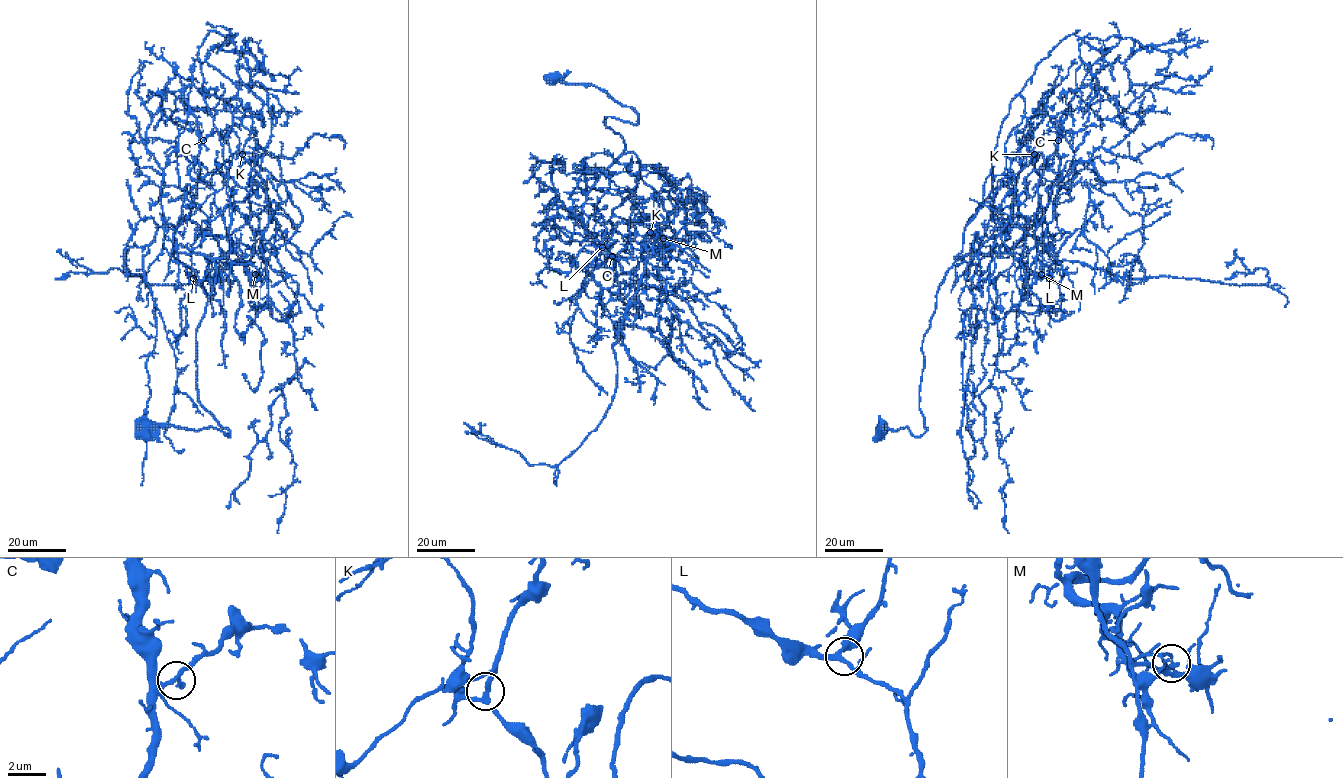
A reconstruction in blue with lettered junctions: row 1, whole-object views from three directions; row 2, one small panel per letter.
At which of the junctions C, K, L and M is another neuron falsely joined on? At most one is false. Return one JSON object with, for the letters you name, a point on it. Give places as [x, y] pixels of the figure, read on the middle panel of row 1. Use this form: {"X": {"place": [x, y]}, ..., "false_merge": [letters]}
{"M": {"place": [663, 238]}, "false_merge": ["M"]}

